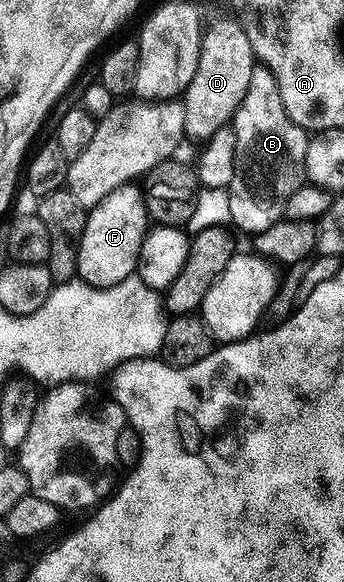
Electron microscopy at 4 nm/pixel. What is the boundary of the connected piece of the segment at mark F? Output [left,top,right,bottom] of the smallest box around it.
[75,184,149,288]

